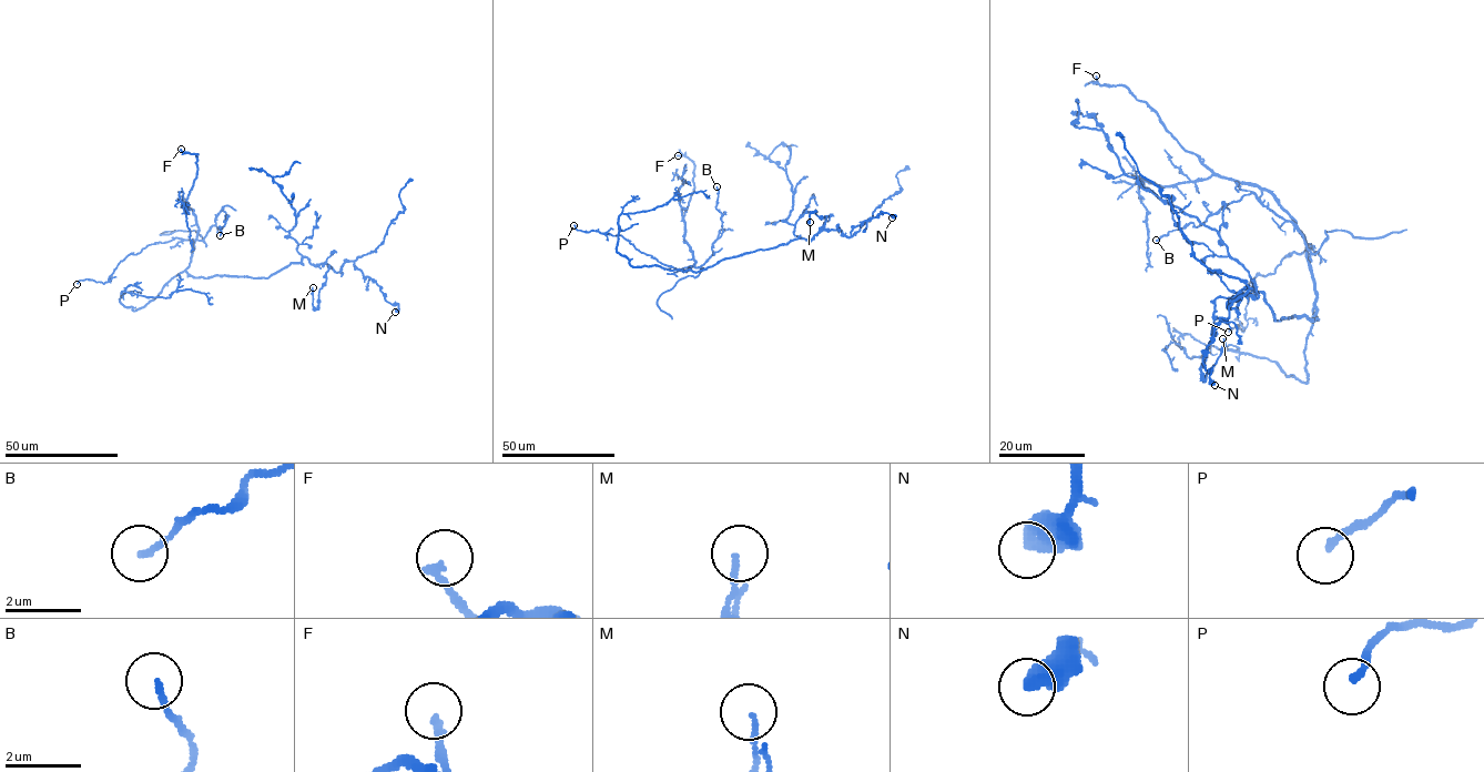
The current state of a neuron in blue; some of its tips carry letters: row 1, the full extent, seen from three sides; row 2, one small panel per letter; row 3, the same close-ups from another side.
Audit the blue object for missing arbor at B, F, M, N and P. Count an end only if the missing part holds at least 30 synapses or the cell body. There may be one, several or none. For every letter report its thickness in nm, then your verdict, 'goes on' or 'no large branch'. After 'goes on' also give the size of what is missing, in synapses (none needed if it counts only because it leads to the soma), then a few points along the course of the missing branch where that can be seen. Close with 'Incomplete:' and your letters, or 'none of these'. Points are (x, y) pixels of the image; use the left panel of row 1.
B: 140 nm thick; no large branch
F: 200 nm thick; no large branch
M: 130 nm thick; no large branch
N: 500 nm thick; no large branch
P: 190 nm thick; no large branch
Incomplete: none of these

